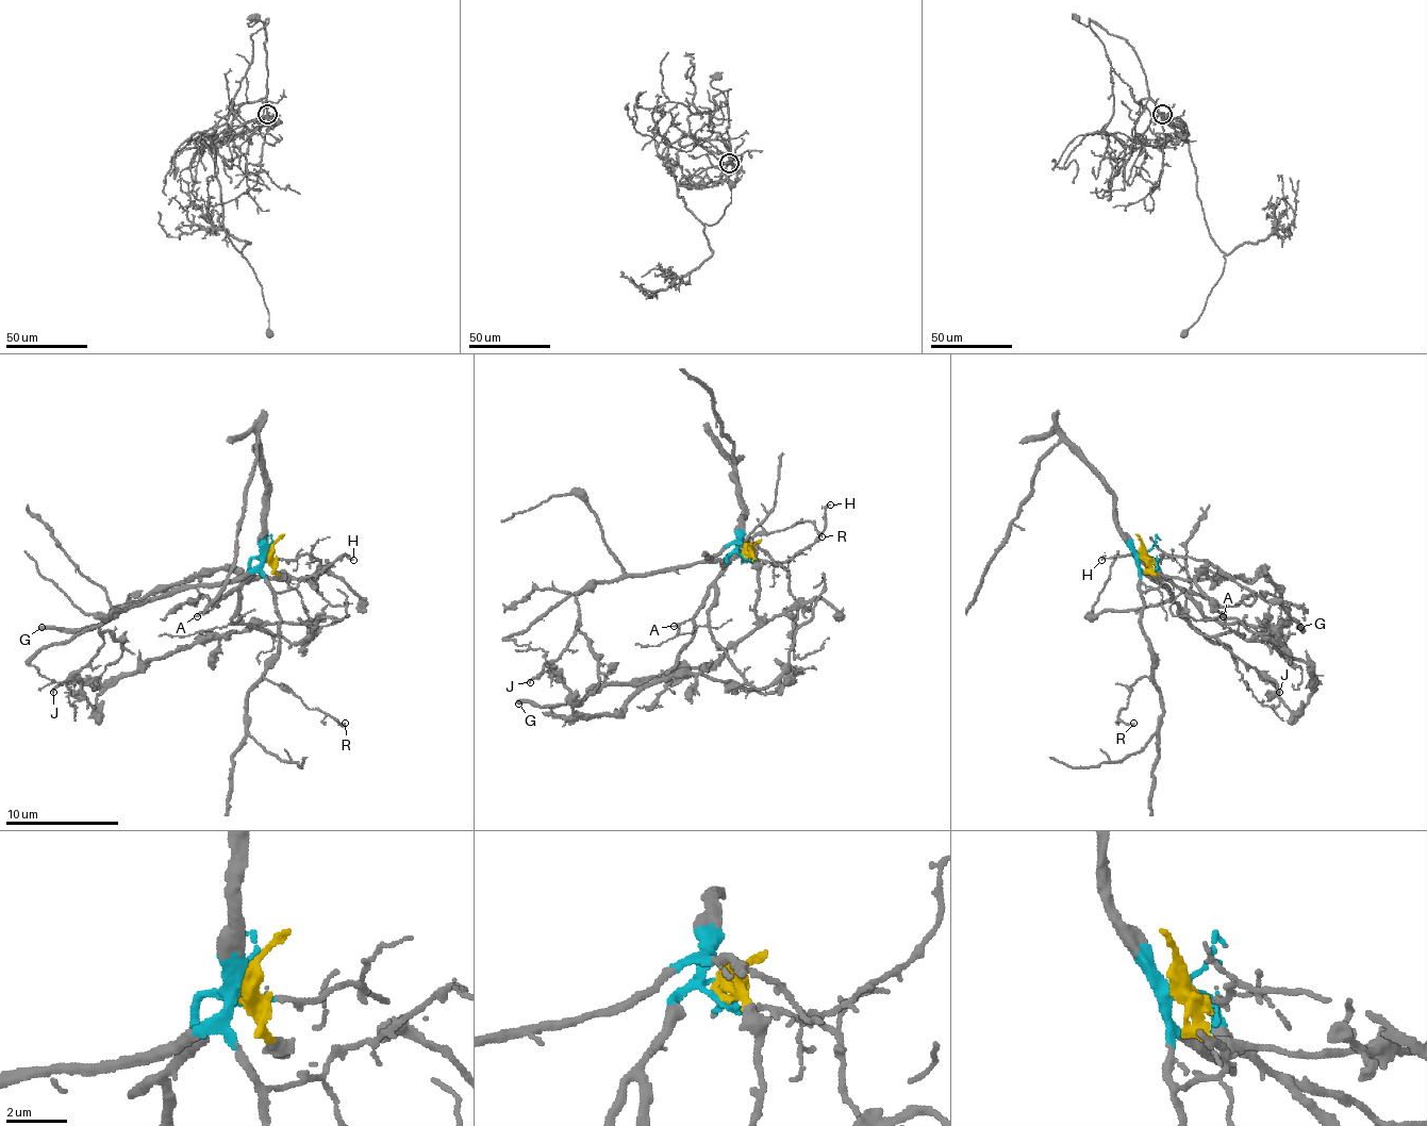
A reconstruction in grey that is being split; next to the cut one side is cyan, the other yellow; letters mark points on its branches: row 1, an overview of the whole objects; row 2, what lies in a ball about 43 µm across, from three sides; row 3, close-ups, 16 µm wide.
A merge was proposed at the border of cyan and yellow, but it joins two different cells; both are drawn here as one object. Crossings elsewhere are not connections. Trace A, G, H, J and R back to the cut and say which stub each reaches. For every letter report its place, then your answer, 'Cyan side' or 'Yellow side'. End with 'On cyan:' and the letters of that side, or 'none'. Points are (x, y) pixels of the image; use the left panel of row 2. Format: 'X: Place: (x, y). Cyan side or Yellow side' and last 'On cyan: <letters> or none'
A: Place: (197, 616). Cyan side
G: Place: (42, 627). Yellow side
H: Place: (353, 560). Cyan side
J: Place: (53, 692). Cyan side
R: Place: (345, 723). Cyan side
On cyan: A, H, J, R

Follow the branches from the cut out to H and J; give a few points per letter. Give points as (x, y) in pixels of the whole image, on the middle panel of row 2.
H: (741, 549), (737, 543), (749, 543), (780, 563), (792, 560), (819, 535), (831, 503)
J: (741, 549), (732, 543), (710, 558), (594, 580), (577, 597), (580, 623), (577, 633), (529, 681)

